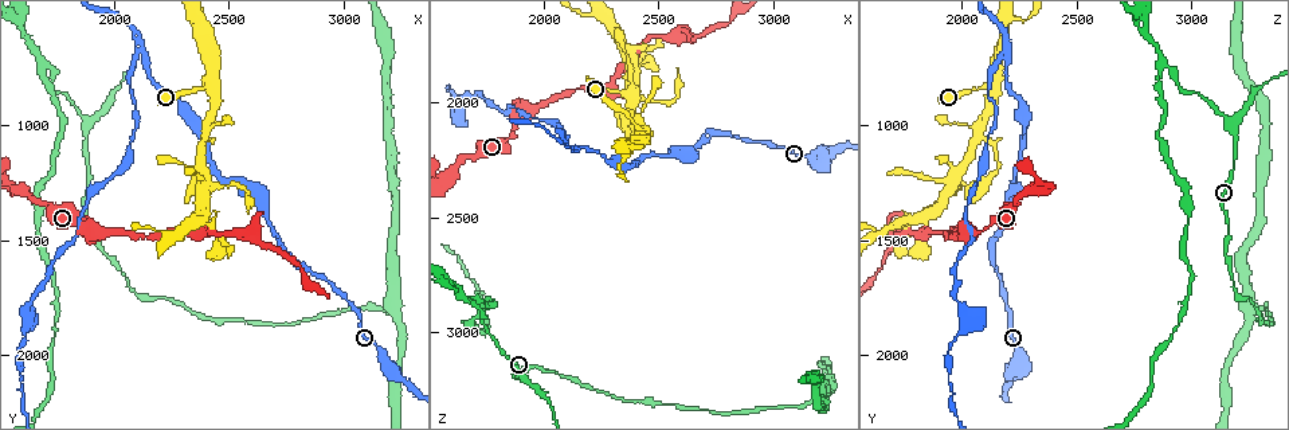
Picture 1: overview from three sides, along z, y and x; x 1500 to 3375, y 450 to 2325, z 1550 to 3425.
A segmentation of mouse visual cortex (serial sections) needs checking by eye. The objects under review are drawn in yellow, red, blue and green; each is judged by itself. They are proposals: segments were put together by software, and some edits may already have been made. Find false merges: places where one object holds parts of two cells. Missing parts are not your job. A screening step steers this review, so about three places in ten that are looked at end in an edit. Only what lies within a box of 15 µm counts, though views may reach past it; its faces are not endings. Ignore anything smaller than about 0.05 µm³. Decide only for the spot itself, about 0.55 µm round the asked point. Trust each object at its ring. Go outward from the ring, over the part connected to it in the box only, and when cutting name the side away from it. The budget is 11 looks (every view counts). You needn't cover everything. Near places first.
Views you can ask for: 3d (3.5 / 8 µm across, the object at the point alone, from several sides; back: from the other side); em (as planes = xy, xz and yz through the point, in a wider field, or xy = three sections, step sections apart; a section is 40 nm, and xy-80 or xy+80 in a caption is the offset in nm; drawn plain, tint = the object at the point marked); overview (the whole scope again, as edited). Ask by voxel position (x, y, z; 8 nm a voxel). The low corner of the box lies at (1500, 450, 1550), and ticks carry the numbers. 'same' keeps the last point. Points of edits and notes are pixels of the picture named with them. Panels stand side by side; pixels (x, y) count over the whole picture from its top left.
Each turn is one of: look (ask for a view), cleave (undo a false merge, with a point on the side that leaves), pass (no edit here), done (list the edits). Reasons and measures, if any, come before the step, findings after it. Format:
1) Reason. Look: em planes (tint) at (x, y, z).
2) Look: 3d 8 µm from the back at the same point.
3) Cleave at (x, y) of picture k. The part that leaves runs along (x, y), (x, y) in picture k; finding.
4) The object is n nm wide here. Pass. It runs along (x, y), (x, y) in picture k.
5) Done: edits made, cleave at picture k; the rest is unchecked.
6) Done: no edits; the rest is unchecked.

Branch point. Look: 3d 3.5 µm at (2110, 670, 2210).

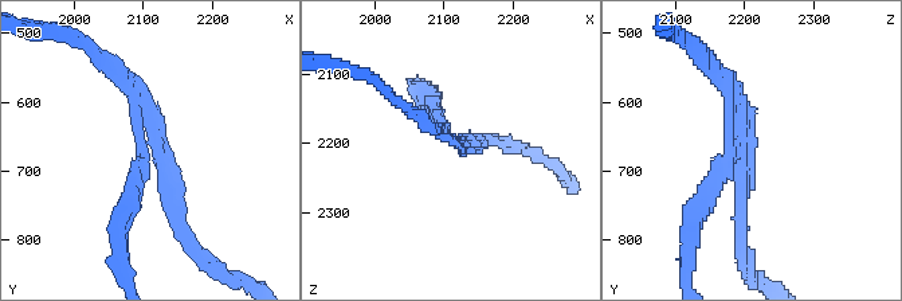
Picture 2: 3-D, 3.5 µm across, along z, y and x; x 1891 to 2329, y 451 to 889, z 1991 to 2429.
3 arms meet here; the arms are 150, 150, 200 nm wide; now the EM. Look: em xy step 3 (tint) at (2125, 665, 2200).

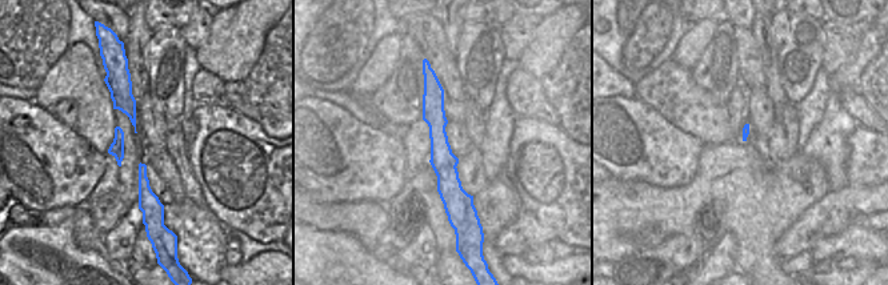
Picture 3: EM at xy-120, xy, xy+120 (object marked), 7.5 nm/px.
Another direction. Look: em xy step 1 (tint) at the same point.

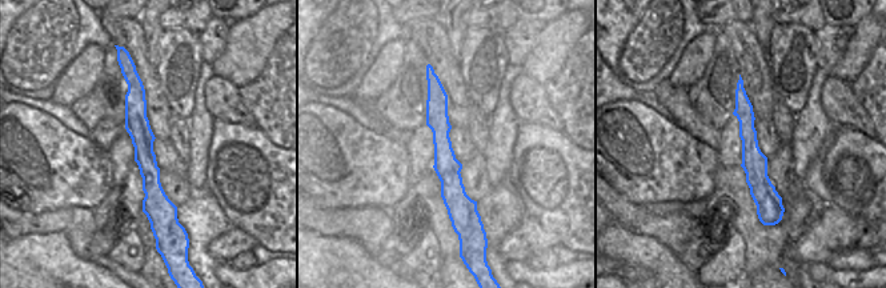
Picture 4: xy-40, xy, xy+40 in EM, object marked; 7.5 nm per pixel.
Cleave at (130, 182) of picture 2. The part that leaves runs along (145, 149), (120, 215), (125, 265) in picture 2; two cells meet here.

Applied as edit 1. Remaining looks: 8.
Abrupt turn. Look: 3d 8 µm at (2400, 1040, 2070).

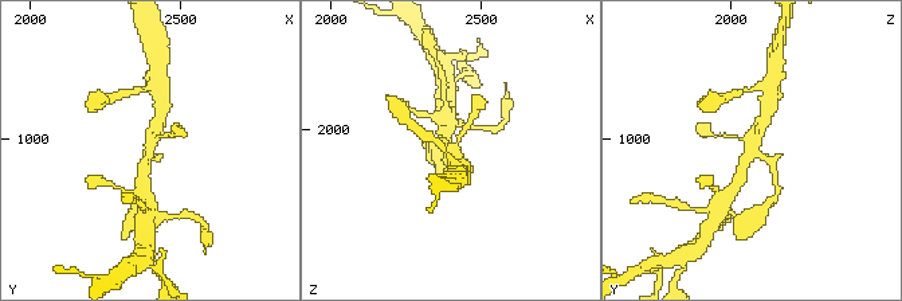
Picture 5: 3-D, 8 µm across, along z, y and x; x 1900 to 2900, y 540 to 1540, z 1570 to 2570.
Need the tissue. Look: em xy step 1 (tint) at (2390, 1040, 2060).

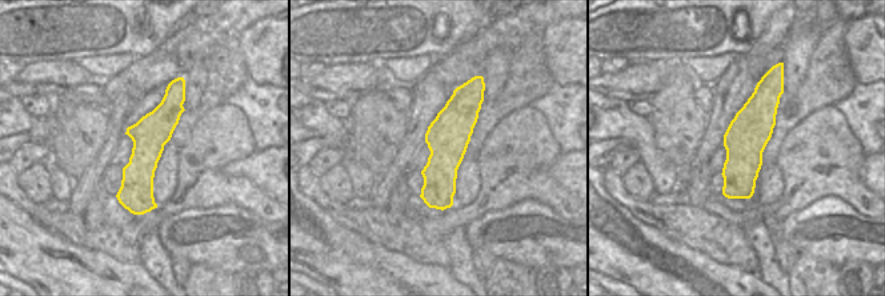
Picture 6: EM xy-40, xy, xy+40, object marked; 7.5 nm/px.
Pass. It runs along (175, 88), (148, 139), (136, 211) in picture 6; continuous, no second cell.

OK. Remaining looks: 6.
Four-way junction. Look: 3d 3.5 µm from the back at (2380, 1250, 1970).

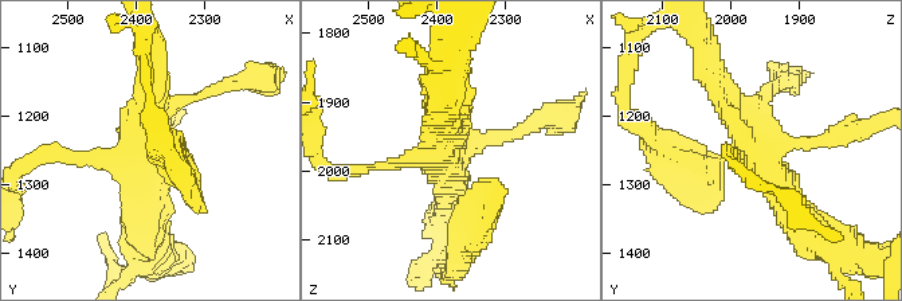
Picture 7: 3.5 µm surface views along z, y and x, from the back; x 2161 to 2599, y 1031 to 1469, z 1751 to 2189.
Cleave at (346, 168) of picture 7. The part that leaves runs along (389, 161), (365, 169), (336, 169) in picture 7; two cells meet here.

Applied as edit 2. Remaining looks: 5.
Look: overview.

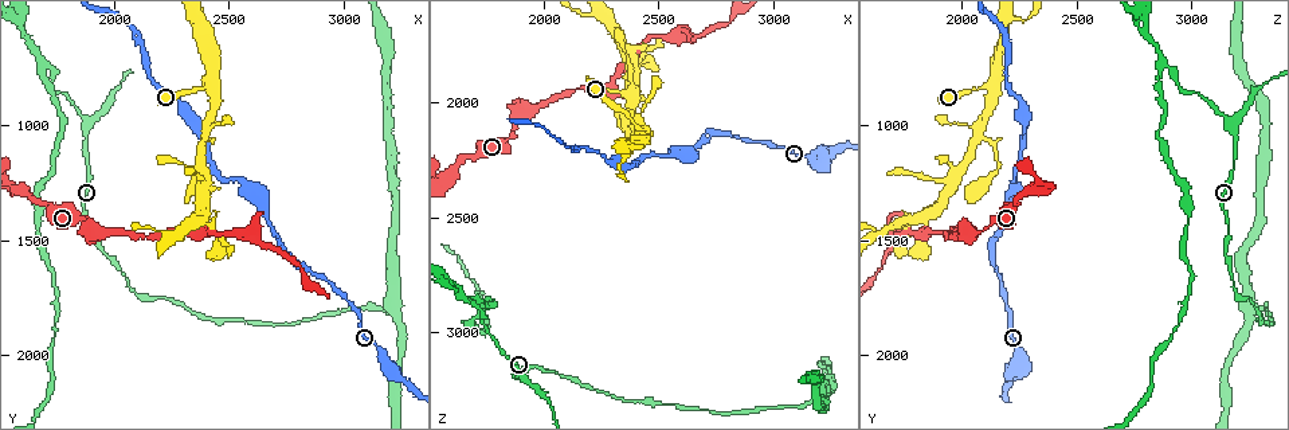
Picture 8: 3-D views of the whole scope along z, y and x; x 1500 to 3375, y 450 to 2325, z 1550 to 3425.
Branch point. Look: 3d 3.5 µm from the back at (1890, 1010, 3170).

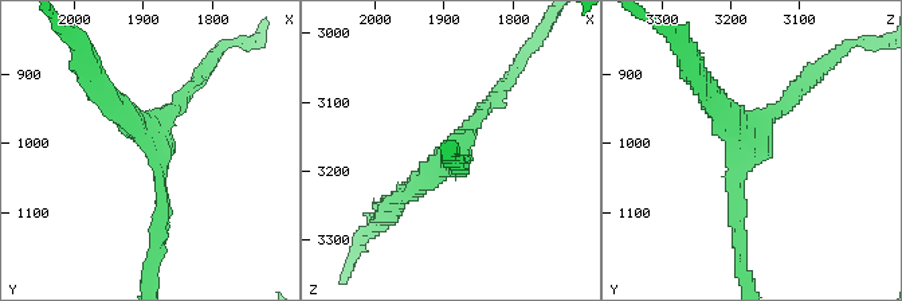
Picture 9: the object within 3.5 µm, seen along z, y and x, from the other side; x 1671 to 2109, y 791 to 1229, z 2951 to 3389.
3 arms meet here; the arms are 200, 200, 250 nm wide. Look: em xy step 2 (tint) at (1885, 1010, 3170).

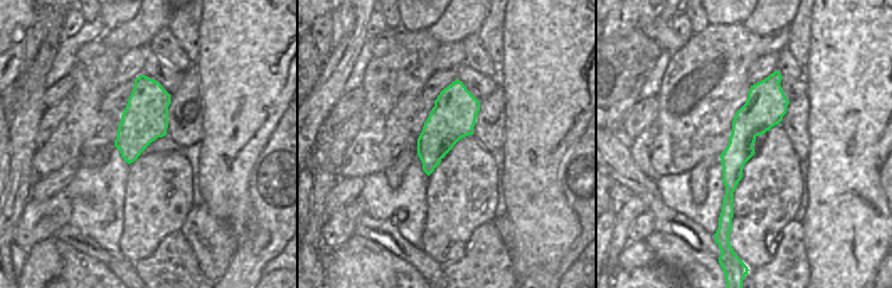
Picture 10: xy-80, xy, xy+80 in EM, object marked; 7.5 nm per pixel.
Look: em xy step 1 (tint) at the same point.

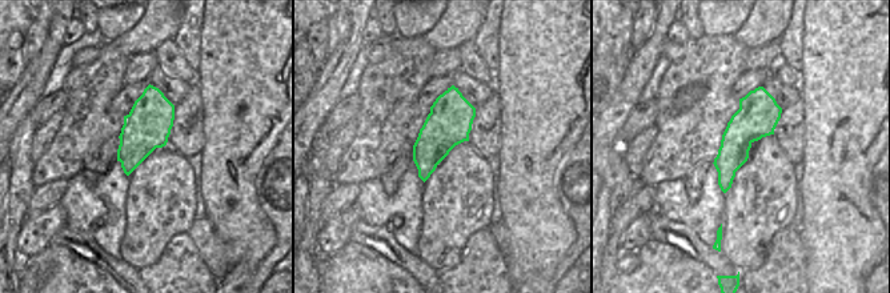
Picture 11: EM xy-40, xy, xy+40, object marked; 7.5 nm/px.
Pass. It runs along (740, 233), (736, 163), (802, 89) in picture 9; continuous, no second cell.

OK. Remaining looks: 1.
Done: edits made, cleave at picture 2, cleave at picture 7; the rest is unchecked.

